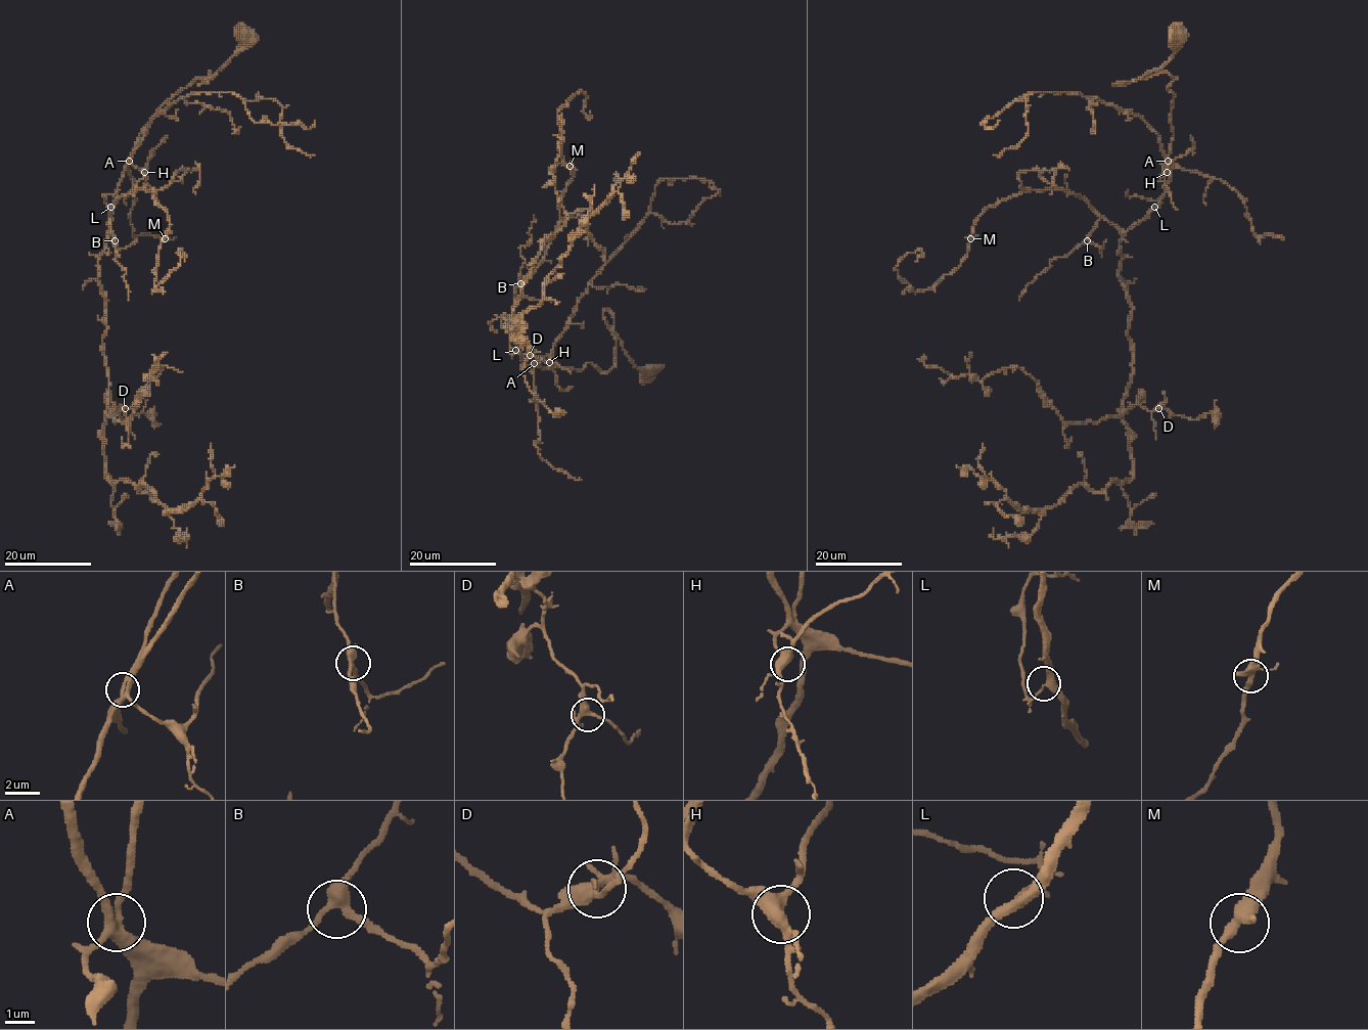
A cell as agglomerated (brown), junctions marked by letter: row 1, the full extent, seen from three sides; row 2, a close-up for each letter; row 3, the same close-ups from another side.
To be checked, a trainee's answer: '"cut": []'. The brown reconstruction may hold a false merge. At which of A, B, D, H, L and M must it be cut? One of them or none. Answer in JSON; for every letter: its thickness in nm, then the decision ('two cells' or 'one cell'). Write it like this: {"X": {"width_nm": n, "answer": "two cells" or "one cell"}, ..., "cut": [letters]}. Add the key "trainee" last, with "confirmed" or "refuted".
{"A": {"width_nm": 320, "answer": "one cell"}, "B": {"width_nm": 320, "answer": "one cell"}, "D": {"width_nm": 320, "answer": "one cell"}, "H": {"width_nm": 400, "answer": "one cell"}, "L": {"width_nm": 260, "answer": "one cell"}, "M": {"width_nm": 360, "answer": "one cell"}, "cut": [], "trainee": "confirmed"}

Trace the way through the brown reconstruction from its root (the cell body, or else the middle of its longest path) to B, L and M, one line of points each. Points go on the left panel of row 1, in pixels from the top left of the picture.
B: (244, 33), (247, 42), (211, 79), (173, 95), (139, 135), (109, 231), (108, 223), (115, 240)
L: (244, 33), (247, 42), (211, 79), (209, 72), (196, 78), (152, 118), (138, 137), (116, 204), (110, 207)
M: (244, 33), (139, 135), (109, 231), (109, 208), (151, 190), (170, 222), (165, 238)

